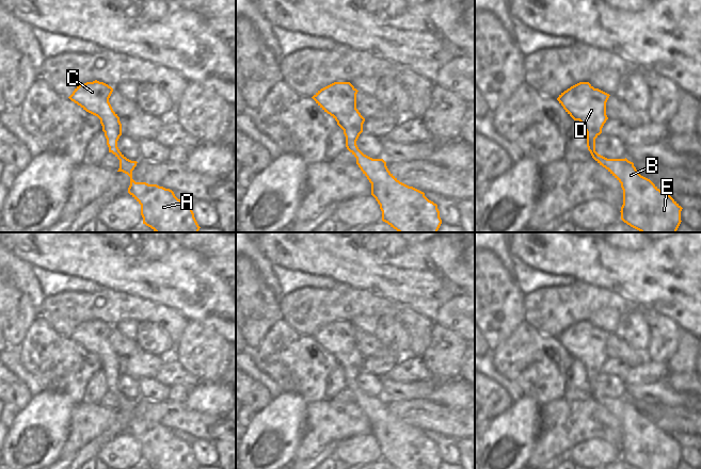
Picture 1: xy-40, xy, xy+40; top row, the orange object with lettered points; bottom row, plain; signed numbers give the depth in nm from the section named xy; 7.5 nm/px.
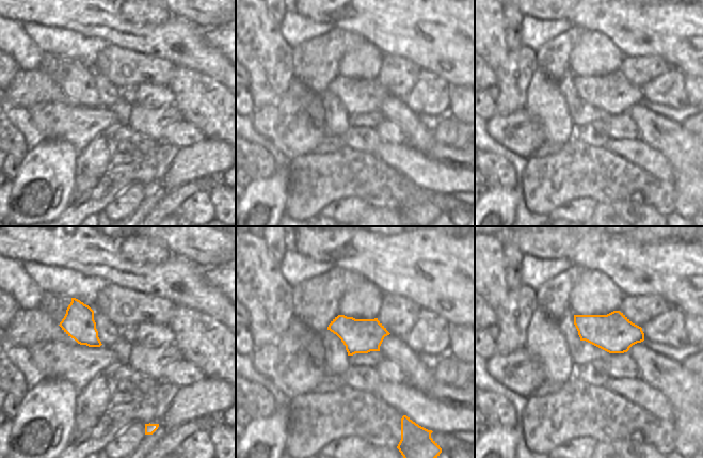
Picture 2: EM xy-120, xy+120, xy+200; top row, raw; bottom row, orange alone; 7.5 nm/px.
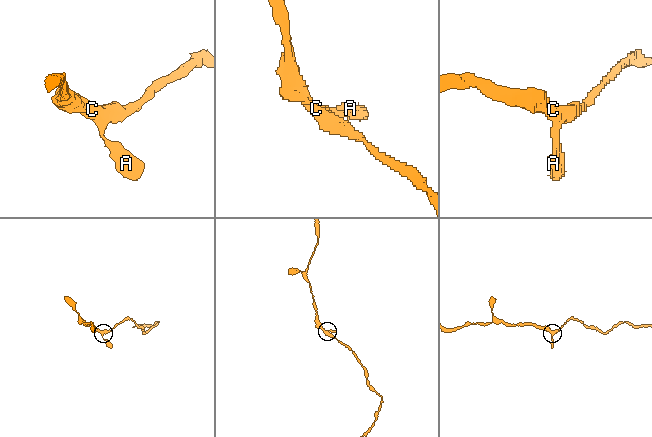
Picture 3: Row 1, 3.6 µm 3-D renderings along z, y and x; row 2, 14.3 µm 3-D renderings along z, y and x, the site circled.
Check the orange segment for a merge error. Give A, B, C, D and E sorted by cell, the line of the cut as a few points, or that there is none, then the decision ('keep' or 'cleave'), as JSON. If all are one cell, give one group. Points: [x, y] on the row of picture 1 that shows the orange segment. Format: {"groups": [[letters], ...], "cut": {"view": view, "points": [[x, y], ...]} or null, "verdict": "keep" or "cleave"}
{"groups": [["A", "B", "C", "D", "E"]], "cut": null, "verdict": "keep"}

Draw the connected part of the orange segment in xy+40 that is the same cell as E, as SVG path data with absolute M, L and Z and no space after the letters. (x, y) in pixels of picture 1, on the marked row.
M579 82L561 93L557 100L574 120L585 126L592 158L621 183L621 220L640 232L676 232L683 208L641 176L626 158L607 159L595 151L595 139L608 119L606 102L609 96L589 82Z

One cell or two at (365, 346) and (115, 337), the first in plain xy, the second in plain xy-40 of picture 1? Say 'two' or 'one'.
one

